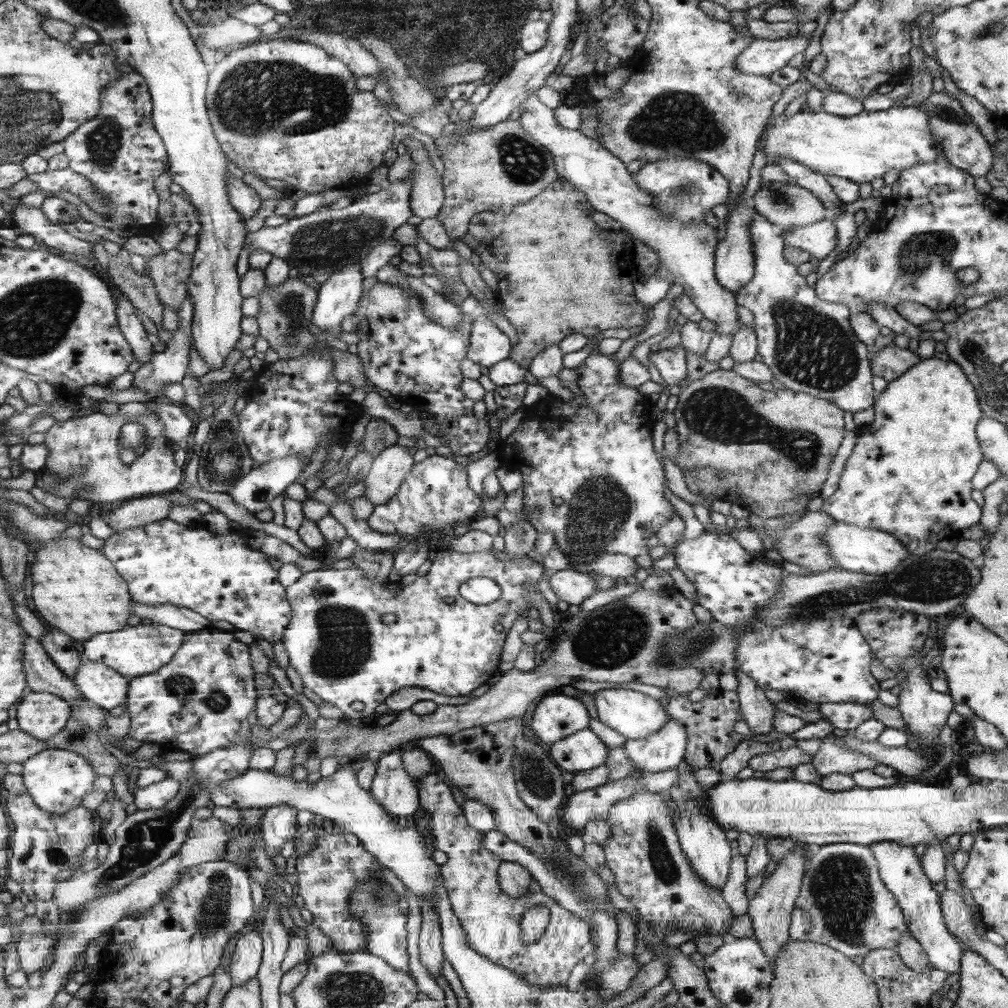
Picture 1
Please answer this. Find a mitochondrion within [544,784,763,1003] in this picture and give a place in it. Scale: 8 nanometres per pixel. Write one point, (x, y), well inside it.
(664, 867)

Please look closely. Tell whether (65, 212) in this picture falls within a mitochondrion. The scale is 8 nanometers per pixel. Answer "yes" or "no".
yes

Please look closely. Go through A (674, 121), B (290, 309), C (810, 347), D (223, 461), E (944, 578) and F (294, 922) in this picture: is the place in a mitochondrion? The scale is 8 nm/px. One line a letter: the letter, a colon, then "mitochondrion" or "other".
A: mitochondrion
B: mitochondrion
C: mitochondrion
D: mitochondrion
E: mitochondrion
F: other

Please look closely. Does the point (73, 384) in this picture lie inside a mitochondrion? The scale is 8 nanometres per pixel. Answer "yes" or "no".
no

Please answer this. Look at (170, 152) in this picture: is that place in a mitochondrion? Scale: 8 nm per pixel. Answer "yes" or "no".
no

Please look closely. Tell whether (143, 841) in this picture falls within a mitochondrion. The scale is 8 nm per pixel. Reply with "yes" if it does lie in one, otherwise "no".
yes

